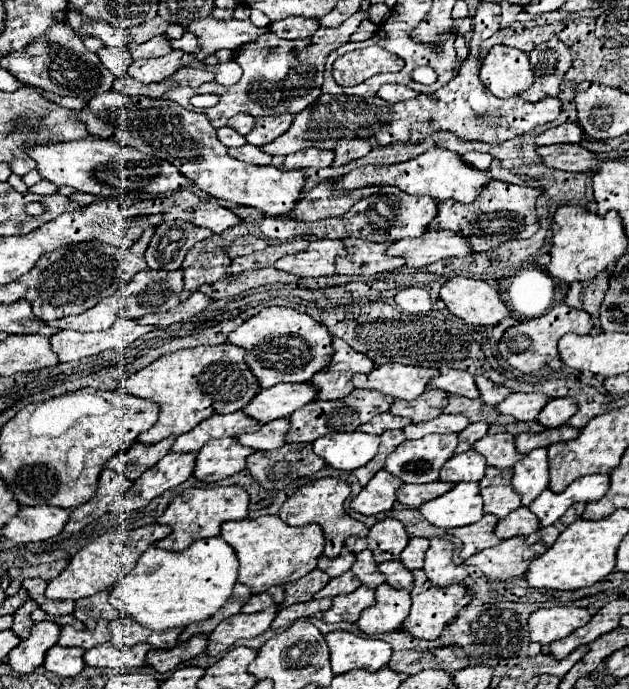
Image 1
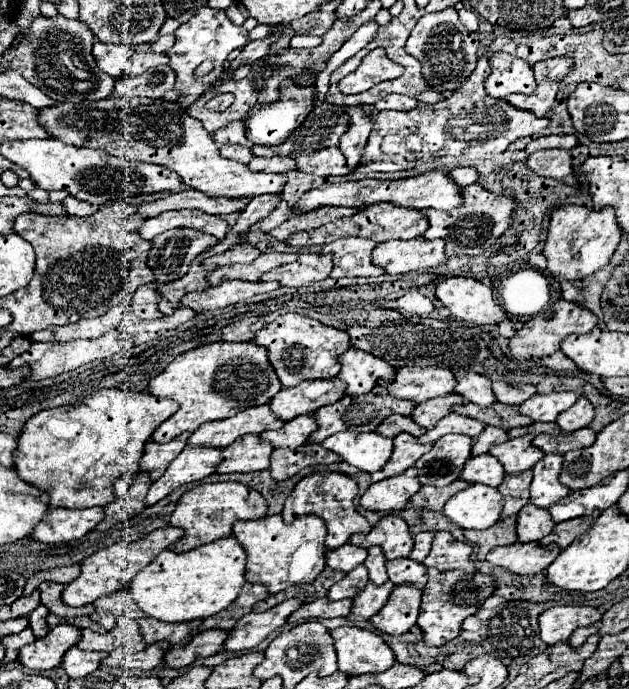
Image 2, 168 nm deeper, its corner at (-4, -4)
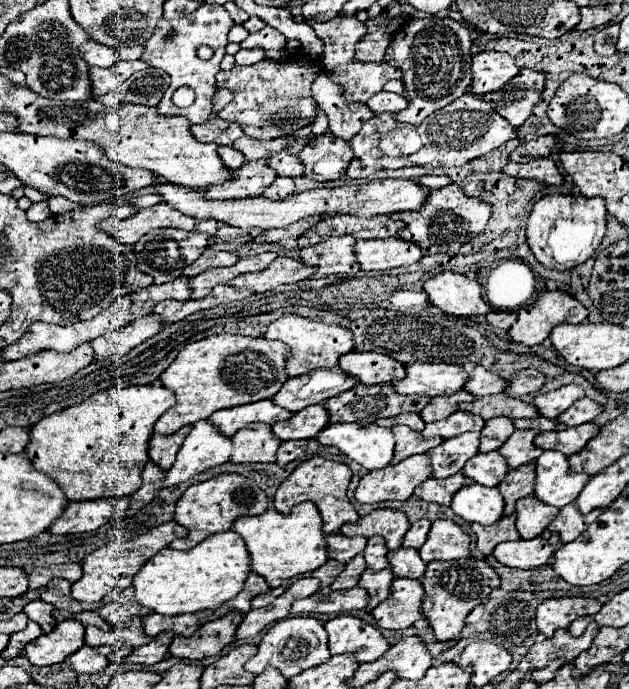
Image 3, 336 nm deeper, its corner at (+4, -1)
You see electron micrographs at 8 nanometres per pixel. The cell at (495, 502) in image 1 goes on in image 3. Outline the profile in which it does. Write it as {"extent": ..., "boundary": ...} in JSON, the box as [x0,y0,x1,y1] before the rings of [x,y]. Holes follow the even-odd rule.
{"extent":[498,463,534,515],"boundary":[[[526,463],[514,471],[508,471],[498,489],[504,497],[504,515],[512,515],[514,503],[534,491],[534,463]]]}

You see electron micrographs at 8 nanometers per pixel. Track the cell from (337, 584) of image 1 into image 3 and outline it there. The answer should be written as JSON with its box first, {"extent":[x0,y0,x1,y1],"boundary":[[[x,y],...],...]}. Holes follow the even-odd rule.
{"extent":[330,555,366,591],"boundary":[[[356,555],[352,561],[346,563],[344,571],[340,573],[340,577],[334,579],[334,583],[330,585],[332,591],[342,591],[342,589],[352,589],[356,587],[362,571],[366,569],[366,563],[364,563],[364,557],[362,555]]]}

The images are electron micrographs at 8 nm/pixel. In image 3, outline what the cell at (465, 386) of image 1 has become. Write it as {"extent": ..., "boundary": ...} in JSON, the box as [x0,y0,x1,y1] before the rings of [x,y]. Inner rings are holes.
{"extent":[464,365,506,397],"boundary":[[[476,365],[470,373],[470,379],[464,385],[464,391],[472,393],[474,397],[486,397],[486,395],[498,395],[506,389],[506,379],[486,371],[482,365]]]}

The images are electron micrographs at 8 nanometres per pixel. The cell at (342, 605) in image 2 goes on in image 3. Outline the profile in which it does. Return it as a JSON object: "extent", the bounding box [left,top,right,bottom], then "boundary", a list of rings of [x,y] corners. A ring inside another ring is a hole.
{"extent":[290,587,368,615],"boundary":[[[324,587],[306,599],[294,601],[290,613],[292,615],[312,615],[312,613],[342,615],[356,609],[364,609],[366,603],[368,603],[368,593],[360,587],[346,589],[346,591],[332,591],[330,587]]]}

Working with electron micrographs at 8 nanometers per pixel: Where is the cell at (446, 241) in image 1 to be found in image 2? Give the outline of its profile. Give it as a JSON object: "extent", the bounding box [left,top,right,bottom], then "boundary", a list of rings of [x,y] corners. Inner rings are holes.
{"extent":[372,240,446,274],"boundary":[[[392,240],[376,244],[372,250],[372,262],[386,270],[386,274],[406,274],[410,270],[422,270],[446,262],[442,240]]]}

